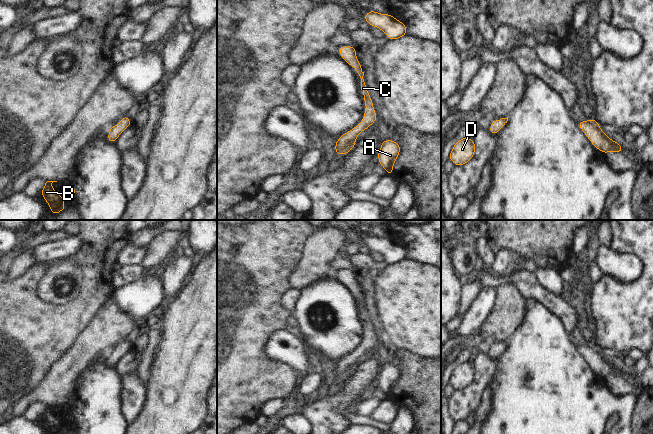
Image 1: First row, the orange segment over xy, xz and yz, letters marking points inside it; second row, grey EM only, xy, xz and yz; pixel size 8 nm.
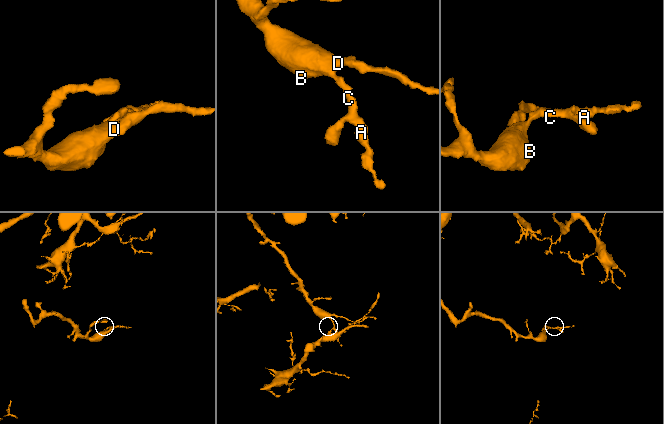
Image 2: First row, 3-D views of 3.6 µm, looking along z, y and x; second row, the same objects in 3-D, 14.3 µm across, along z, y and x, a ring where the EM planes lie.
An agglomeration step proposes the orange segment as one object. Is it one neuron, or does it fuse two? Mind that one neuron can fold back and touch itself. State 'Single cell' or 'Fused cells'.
Single cell.

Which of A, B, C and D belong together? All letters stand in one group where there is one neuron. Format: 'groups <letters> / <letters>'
groups A B C D

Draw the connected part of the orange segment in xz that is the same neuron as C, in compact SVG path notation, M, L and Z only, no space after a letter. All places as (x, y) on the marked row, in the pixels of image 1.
M355 46L341 47L339 48L338 53L348 65L355 68L356 73L360 76L361 90L363 92L364 103L366 105L364 118L361 120L361 122L350 131L341 135L335 142L335 154L345 155L354 148L358 135L377 121L377 115L373 107L373 101L363 79L364 72L362 70L362 65L356 56Z

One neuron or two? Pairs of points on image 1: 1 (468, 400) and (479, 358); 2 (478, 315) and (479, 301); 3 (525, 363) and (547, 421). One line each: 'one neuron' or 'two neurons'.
1: one neuron
2: one neuron
3: one neuron

